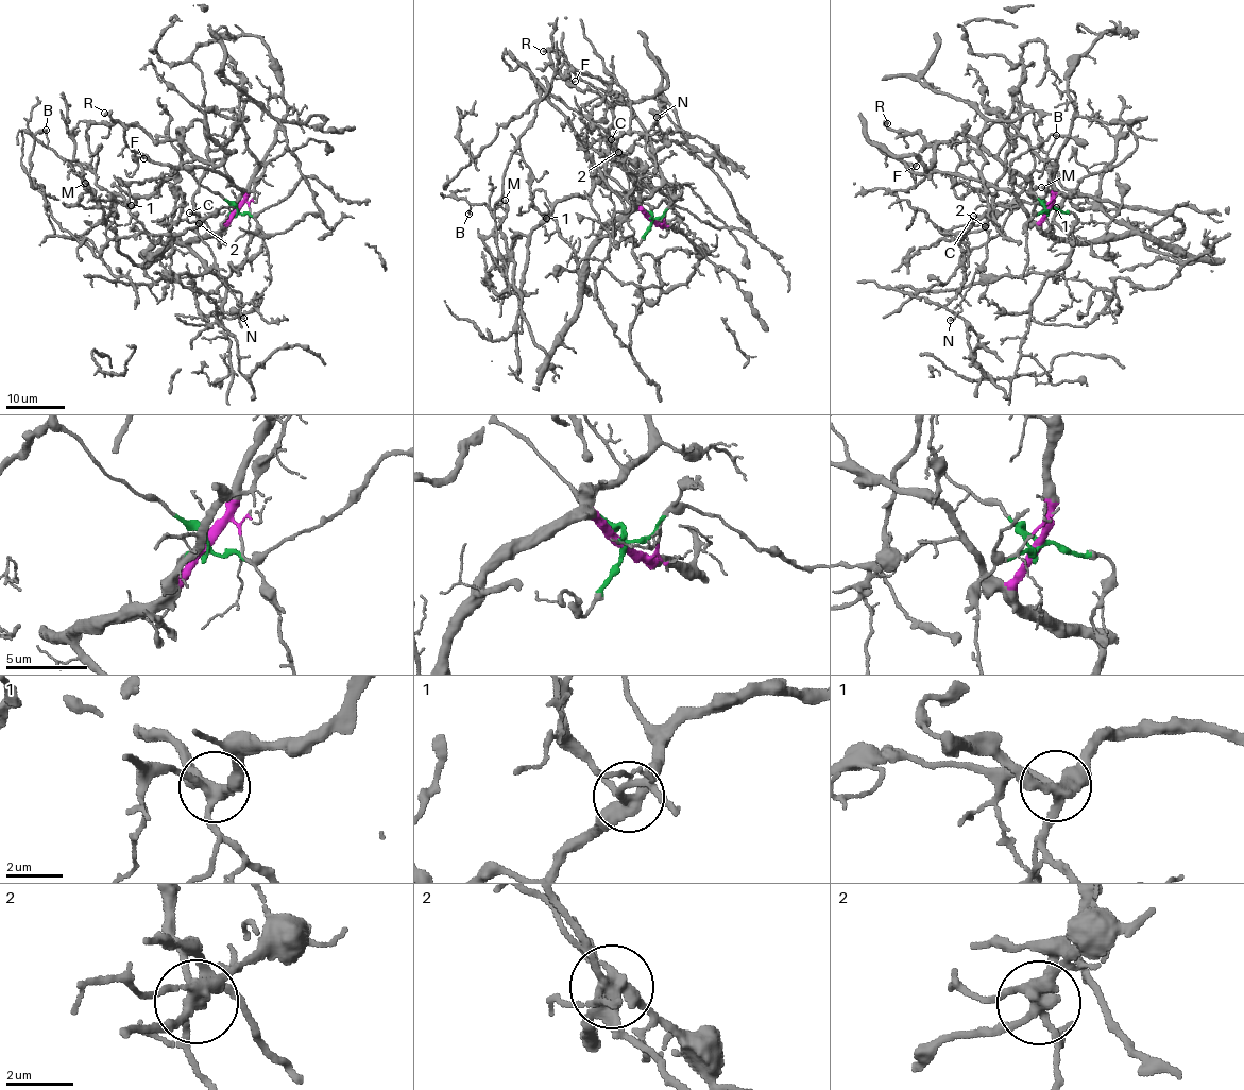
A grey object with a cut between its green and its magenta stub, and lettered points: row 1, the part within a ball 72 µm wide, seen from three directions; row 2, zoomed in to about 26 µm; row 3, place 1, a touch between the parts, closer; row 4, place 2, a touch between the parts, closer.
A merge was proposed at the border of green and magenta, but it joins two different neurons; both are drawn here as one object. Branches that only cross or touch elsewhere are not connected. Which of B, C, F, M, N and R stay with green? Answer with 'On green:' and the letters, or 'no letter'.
On green: C, M, R

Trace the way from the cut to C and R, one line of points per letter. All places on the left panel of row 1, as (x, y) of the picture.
C: (236, 210), (181, 163), (181, 137), (196, 120), (205, 129), (208, 168), (193, 196), (197, 213), (189, 213)
R: (236, 210), (181, 163), (179, 130), (183, 136), (176, 139), (153, 140), (104, 113)

